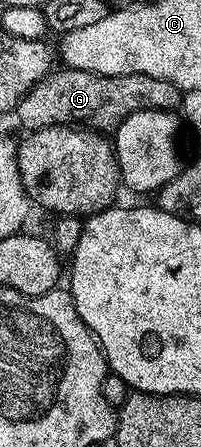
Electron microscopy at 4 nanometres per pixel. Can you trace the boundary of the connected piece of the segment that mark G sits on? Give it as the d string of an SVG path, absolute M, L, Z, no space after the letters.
M58 67L43 81L38 81L24 95L24 99L18 104L16 118L23 125L23 130L33 131L47 129L53 125L68 125L81 127L91 131L113 131L119 123L128 119L136 111L148 111L149 109L164 109L174 111L181 106L183 90L177 89L172 83L164 79L152 79L152 75L100 75L89 73L69 67Z

